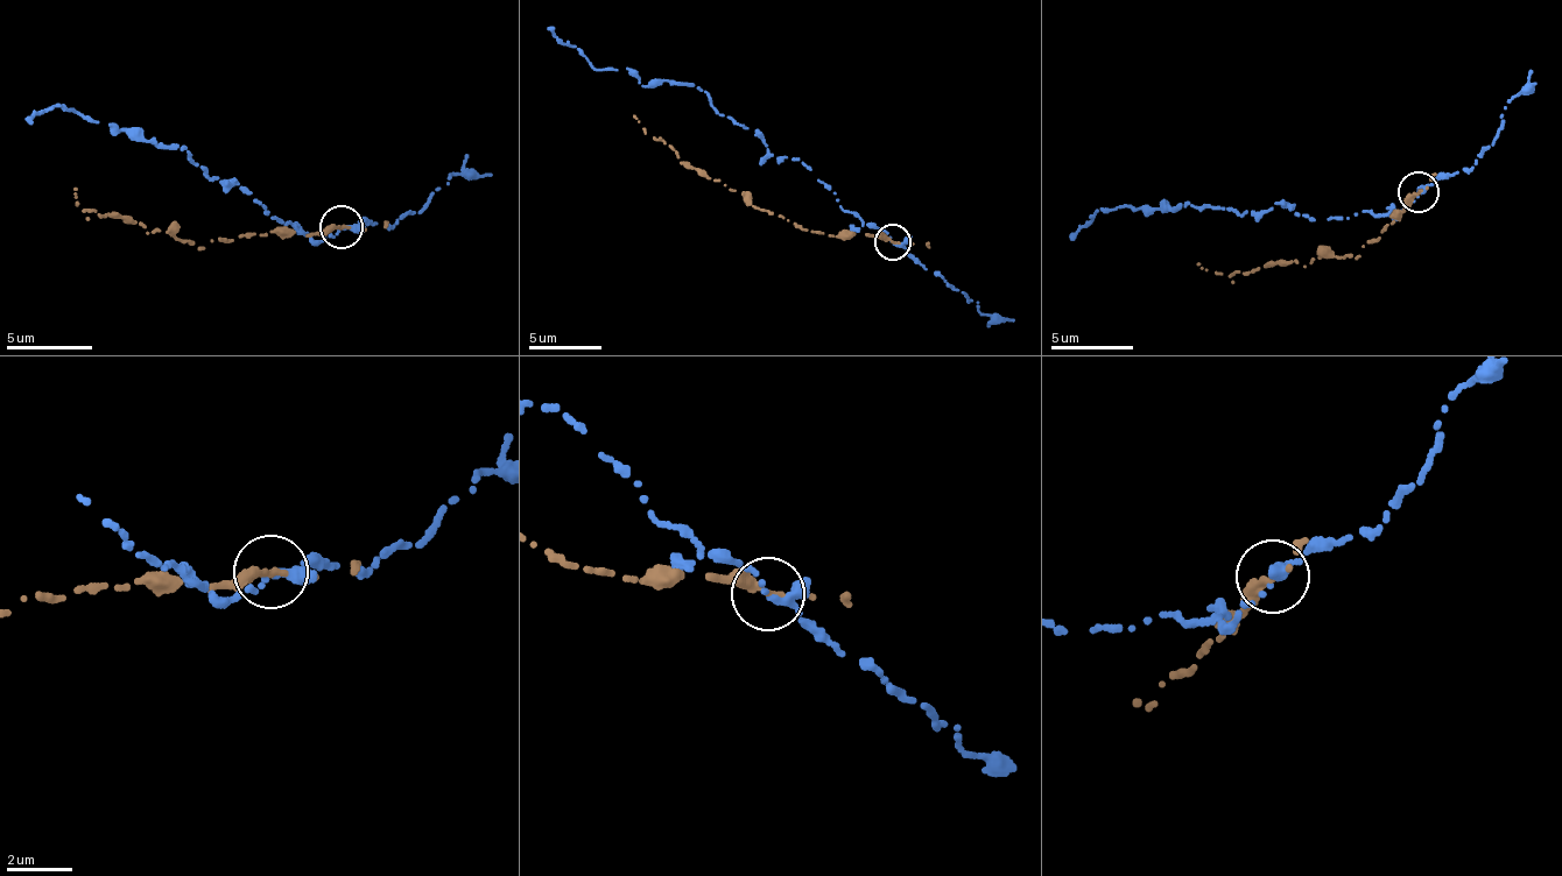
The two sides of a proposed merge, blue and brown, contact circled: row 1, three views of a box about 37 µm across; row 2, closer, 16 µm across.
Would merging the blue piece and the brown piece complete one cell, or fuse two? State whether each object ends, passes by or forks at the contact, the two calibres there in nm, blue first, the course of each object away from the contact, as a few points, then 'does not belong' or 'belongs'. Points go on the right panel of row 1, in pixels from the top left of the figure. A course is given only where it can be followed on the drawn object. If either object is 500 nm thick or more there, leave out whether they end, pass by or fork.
blue ends there; brown passes by; 300 nm thick on the blue side, 200 nm on the other; blue runs (1419, 193), (1394, 216), (1366, 212), (1314, 221), (1281, 203), (1239, 213), (1180, 205), (1099, 210), (1069, 238); brown runs (1419, 193), (1351, 259), (1317, 259), (1306, 267), (1294, 261), (1223, 274), (1196, 263); does not belong

